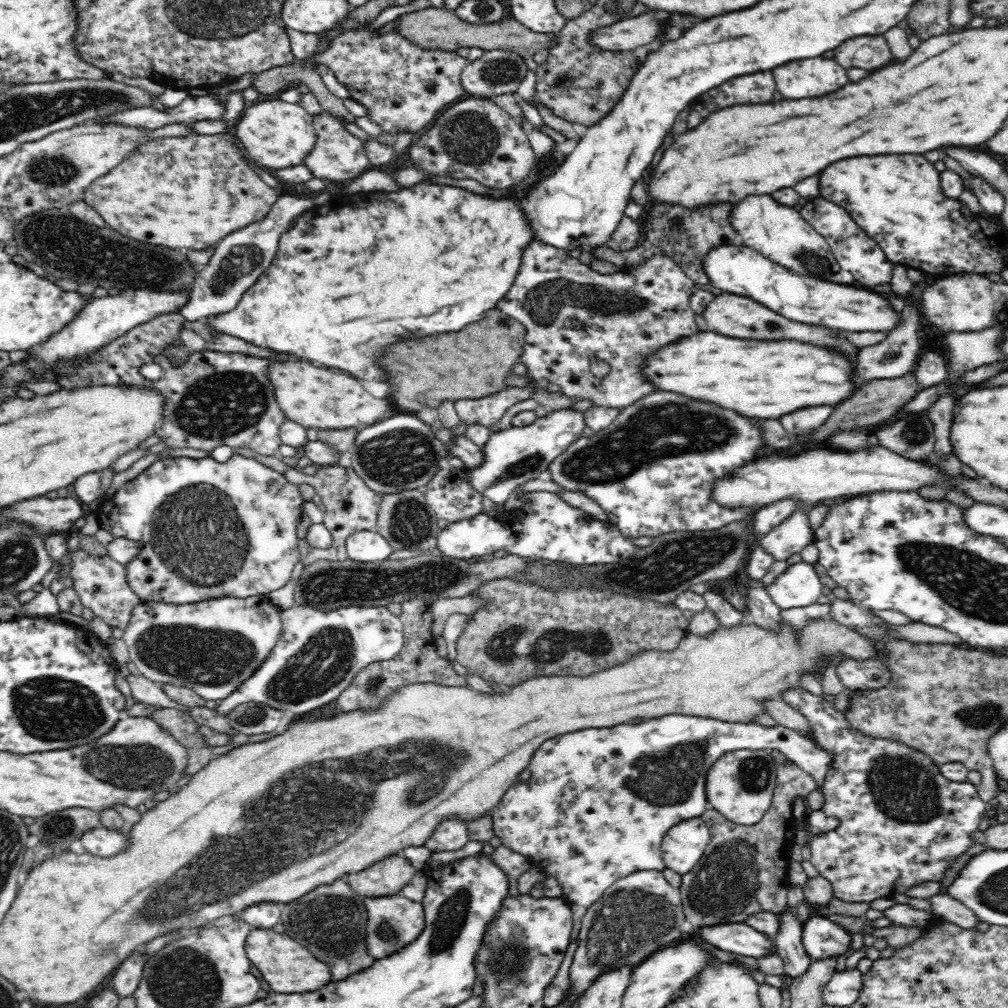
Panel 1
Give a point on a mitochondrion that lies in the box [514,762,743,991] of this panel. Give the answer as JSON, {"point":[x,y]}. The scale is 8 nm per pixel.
{"point":[628,920]}

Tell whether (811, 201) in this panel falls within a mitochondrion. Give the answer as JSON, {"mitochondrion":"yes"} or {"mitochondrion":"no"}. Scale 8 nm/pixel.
{"mitochondrion":"no"}

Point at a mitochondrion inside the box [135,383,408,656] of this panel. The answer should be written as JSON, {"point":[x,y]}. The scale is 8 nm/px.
{"point":[200,537]}

